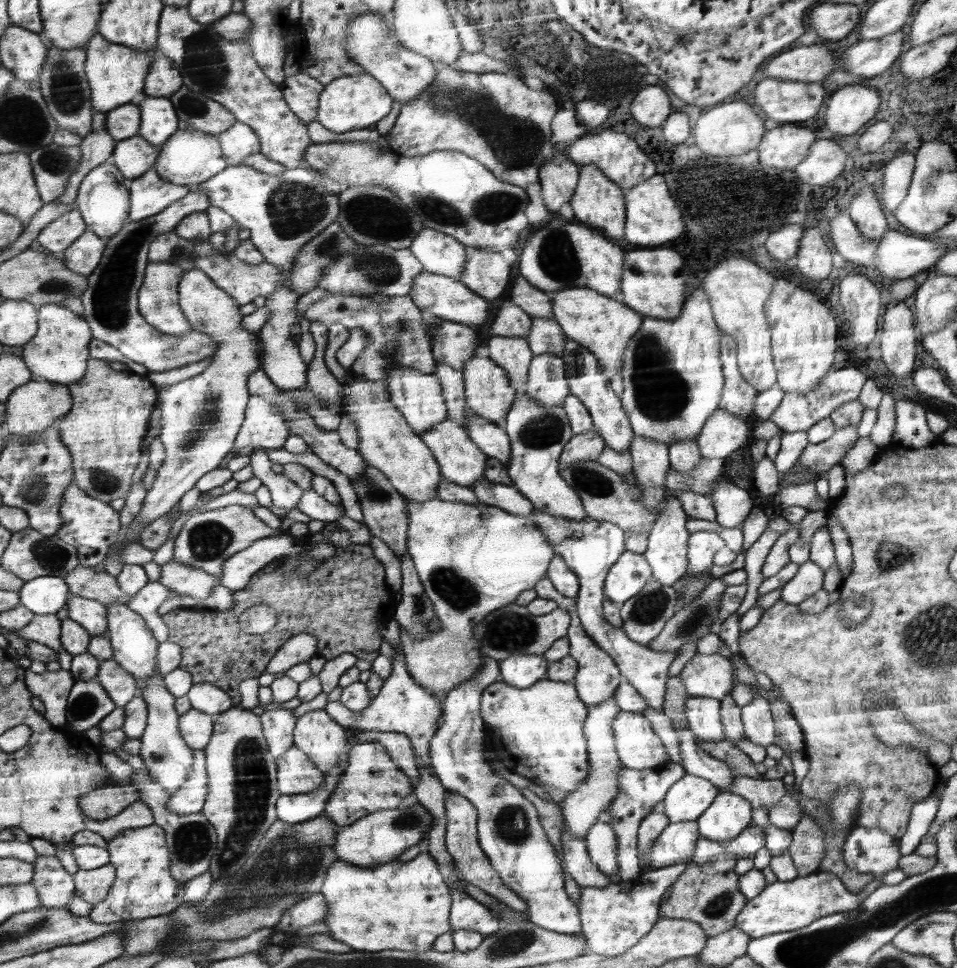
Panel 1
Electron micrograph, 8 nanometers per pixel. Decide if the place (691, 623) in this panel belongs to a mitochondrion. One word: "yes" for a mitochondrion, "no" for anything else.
yes

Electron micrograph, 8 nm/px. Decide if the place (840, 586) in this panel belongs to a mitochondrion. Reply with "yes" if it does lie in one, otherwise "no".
no

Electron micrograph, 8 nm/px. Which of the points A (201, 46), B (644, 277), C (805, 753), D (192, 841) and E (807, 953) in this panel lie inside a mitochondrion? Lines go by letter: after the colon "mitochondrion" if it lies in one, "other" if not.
A: mitochondrion
B: other
C: other
D: mitochondrion
E: mitochondrion

